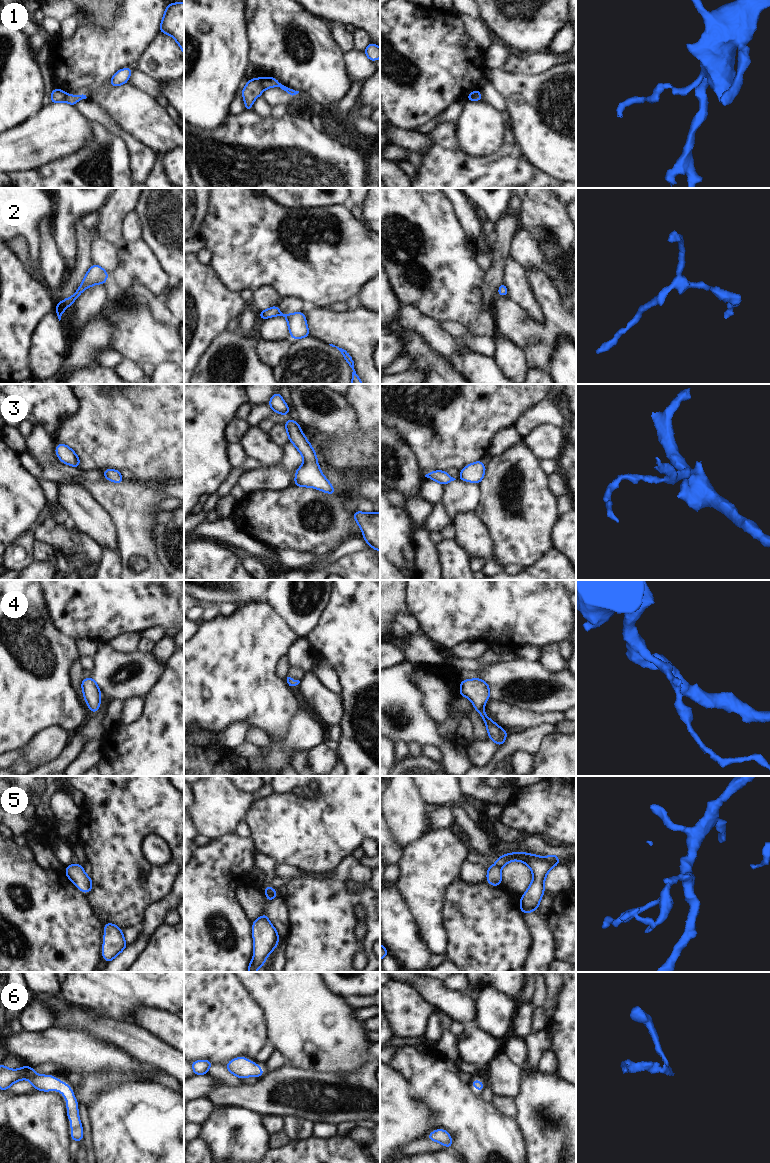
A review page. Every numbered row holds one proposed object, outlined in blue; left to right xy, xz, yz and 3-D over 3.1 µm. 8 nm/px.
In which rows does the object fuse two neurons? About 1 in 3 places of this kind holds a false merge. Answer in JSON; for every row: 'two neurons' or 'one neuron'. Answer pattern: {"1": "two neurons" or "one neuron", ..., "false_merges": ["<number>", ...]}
{"1": "two neurons", "2": "one neuron", "3": "one neuron", "4": "one neuron", "5": "two neurons", "6": "one neuron", "false_merges": ["1", "5"]}

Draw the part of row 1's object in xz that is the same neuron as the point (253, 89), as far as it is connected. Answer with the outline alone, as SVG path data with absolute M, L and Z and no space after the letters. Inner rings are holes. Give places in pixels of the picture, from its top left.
M261 78L249 79L246 86L242 89L242 97L245 102L245 110L252 110L252 103L255 99L261 96L263 93L263 87L261 85Z

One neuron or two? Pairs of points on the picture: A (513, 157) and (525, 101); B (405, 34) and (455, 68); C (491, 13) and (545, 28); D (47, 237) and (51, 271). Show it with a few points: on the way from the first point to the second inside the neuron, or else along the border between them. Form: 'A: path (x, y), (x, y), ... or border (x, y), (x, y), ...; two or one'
A: border (516, 143), (530, 163); two
B: path (417, 46), (433, 62), (443, 64); one
C: path (504, 20), (507, 23), (532, 25); one
D: path (47, 245), (50, 263); one

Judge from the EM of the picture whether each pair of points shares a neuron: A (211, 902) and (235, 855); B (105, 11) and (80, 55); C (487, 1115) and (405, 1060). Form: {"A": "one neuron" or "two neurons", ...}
{"A": "one neuron", "B": "two neurons", "C": "one neuron"}

